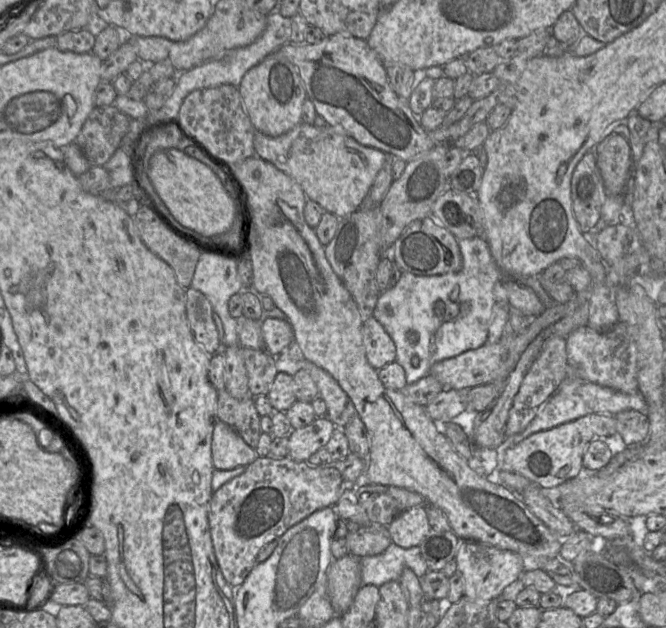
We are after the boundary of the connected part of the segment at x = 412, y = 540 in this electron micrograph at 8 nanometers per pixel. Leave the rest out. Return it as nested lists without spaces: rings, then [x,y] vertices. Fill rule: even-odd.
[[[423,505],[412,507],[399,516],[388,526],[392,542],[402,548],[419,546],[431,530]]]

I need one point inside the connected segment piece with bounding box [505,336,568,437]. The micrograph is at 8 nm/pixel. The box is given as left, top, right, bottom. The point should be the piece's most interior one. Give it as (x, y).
(548, 370)

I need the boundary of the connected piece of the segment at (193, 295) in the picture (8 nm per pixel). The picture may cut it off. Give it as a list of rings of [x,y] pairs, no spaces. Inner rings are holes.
[[[193,288],[185,294],[186,316],[196,343],[210,356],[218,353],[219,337],[210,302]]]

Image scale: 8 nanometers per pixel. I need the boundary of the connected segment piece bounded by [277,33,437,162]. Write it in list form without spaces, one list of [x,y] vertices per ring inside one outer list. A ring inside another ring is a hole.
[[[338,33],[324,37],[317,44],[287,43],[280,47],[277,53],[297,68],[307,98],[313,102],[317,115],[323,117],[330,127],[342,129],[361,145],[378,149],[405,162],[417,158],[437,145],[421,126],[418,116],[412,112],[407,101],[393,91],[381,59],[366,40]]]

